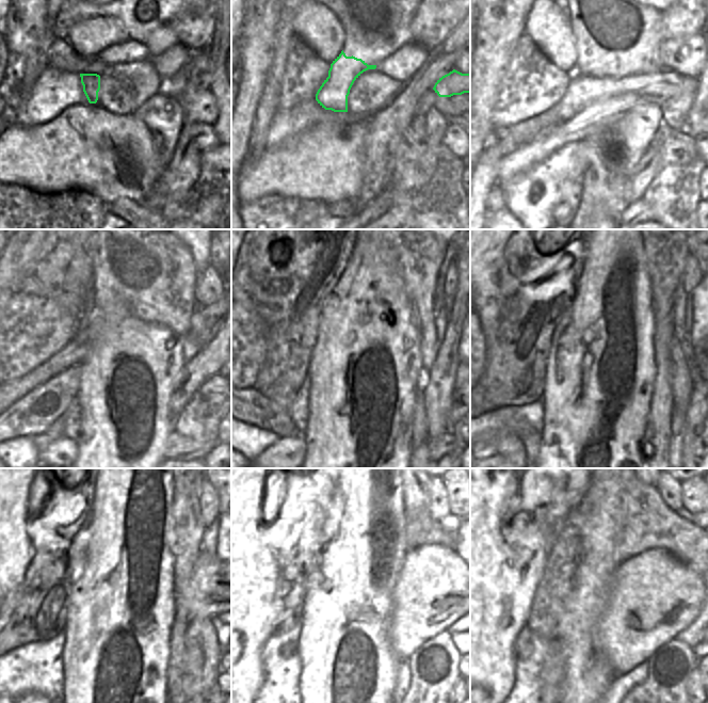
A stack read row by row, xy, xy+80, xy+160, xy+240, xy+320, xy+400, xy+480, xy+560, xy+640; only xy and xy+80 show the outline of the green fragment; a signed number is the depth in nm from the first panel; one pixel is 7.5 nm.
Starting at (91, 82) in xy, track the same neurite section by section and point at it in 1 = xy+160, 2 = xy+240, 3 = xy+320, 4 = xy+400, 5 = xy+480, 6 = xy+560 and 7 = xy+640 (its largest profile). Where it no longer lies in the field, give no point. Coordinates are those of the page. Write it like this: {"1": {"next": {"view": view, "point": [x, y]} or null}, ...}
{"1": {"next": {"view": "xy+160", "point": [582, 91]}}, "2": {"next": {"view": "xy+240", "point": [78, 348]}}, "3": {"next": null}, "4": {"next": null}, "5": {"next": null}, "6": {"next": null}, "7": {"next": null}}

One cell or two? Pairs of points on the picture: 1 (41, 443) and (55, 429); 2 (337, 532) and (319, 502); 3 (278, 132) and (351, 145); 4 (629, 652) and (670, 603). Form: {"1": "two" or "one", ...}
{"1": "one", "2": "two", "3": "two", "4": "one"}

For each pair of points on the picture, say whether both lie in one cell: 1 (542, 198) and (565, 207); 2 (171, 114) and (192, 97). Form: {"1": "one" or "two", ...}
{"1": "two", "2": "two"}

